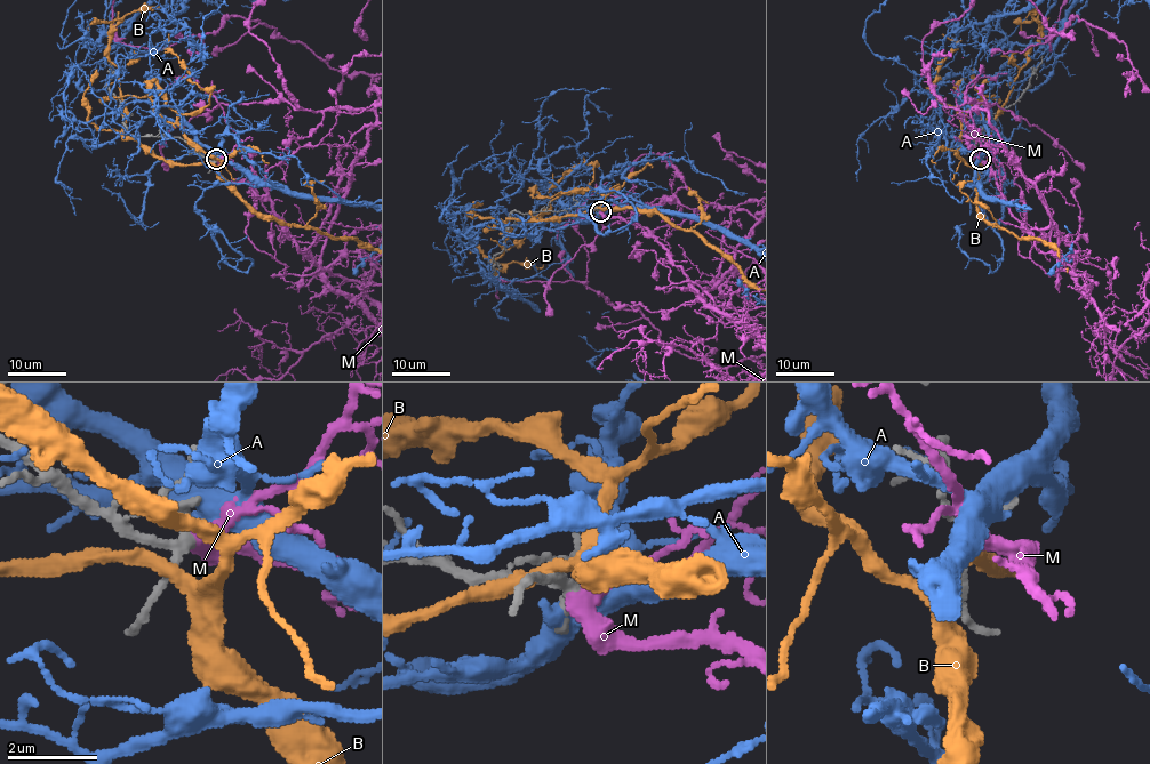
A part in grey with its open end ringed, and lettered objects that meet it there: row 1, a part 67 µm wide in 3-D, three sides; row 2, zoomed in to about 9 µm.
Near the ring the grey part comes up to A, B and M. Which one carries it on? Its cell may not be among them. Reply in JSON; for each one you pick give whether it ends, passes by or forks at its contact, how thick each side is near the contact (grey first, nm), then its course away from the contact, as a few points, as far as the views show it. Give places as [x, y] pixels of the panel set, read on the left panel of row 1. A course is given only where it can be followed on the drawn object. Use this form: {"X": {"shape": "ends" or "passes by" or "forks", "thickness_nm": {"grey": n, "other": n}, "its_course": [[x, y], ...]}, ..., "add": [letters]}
{"M": {"shape": "passes by", "thickness_nm": {"grey": 170, "other": 360}}, "add": ["M"]}

